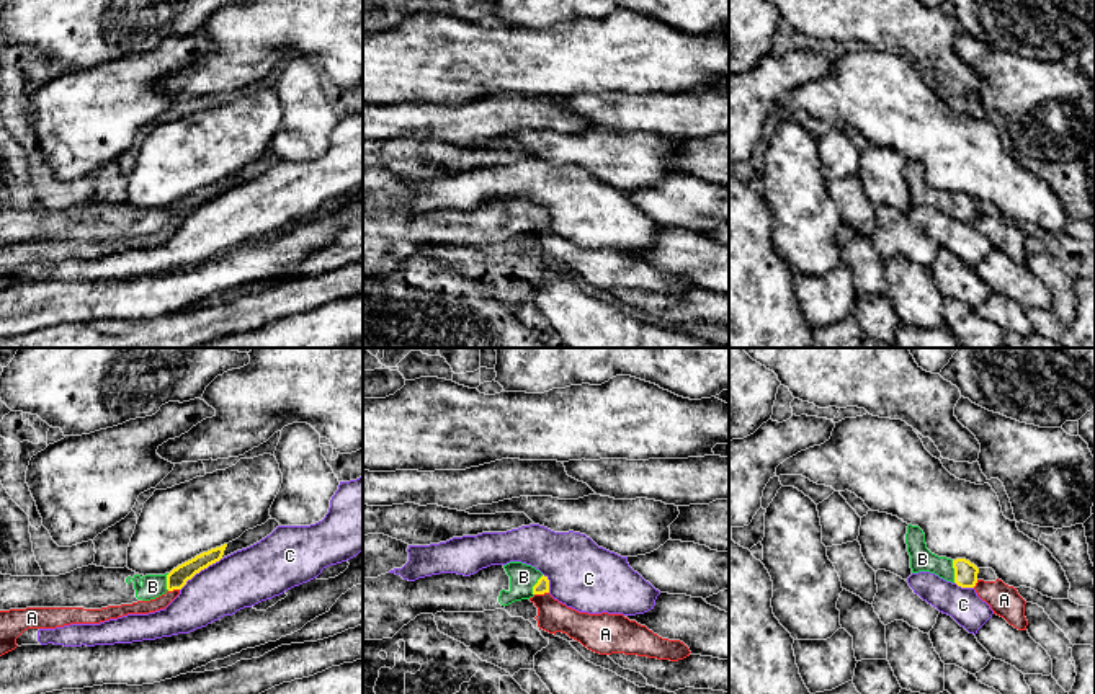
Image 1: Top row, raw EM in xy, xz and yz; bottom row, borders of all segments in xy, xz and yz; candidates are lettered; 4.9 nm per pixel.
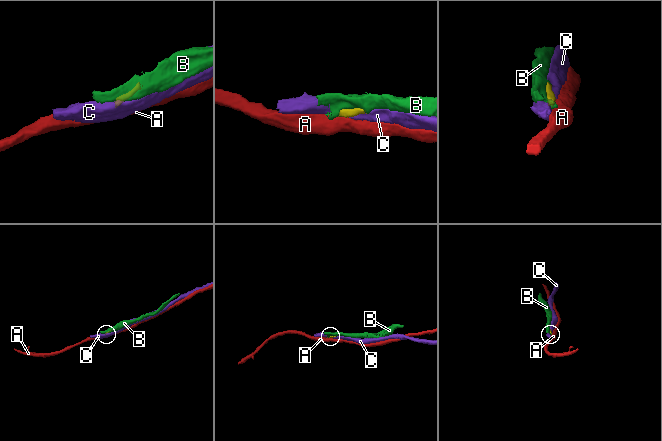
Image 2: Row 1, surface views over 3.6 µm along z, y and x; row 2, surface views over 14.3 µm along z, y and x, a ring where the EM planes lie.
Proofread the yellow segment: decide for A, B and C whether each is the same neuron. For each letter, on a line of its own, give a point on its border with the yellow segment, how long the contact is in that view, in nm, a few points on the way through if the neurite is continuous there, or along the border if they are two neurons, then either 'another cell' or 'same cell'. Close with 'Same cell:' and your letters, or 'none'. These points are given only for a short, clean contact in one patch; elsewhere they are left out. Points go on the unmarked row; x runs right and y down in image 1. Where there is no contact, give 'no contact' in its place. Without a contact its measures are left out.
A: meets yellow in xz at (541, 227); contact 70 nm long; border along xz (548, 226), (535, 229); another cell
B: meets yellow in yz at (955, 206); contact 110 nm long; same cell
C: meets yellow in xy at (200, 204); contact 260 nm long; border along xy (221, 191), (196, 206), (180, 224); another cell
Same cell: B

